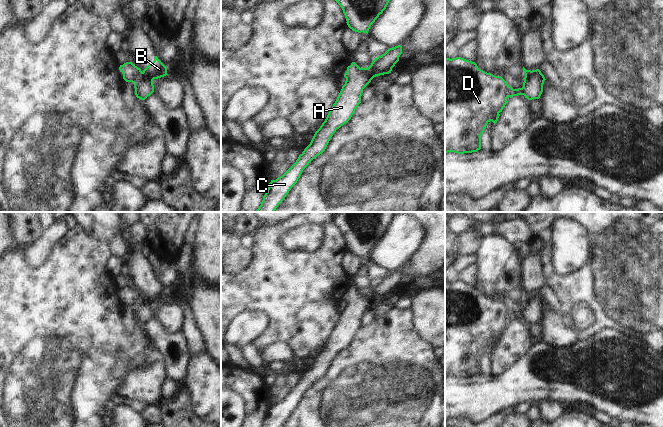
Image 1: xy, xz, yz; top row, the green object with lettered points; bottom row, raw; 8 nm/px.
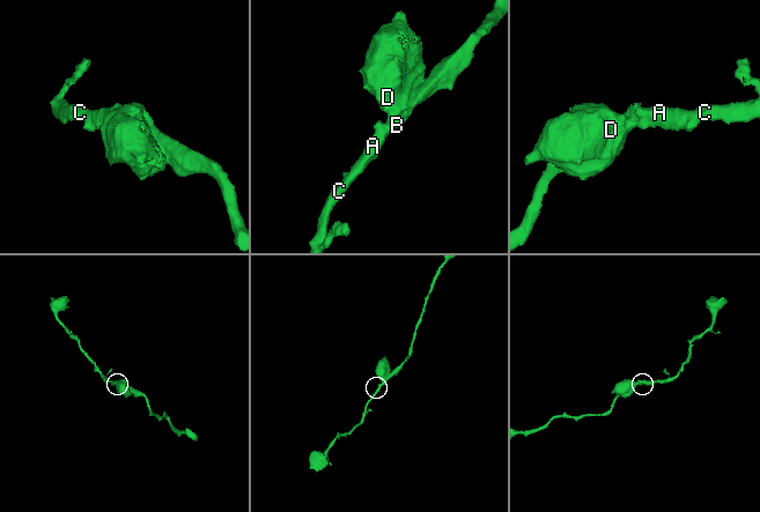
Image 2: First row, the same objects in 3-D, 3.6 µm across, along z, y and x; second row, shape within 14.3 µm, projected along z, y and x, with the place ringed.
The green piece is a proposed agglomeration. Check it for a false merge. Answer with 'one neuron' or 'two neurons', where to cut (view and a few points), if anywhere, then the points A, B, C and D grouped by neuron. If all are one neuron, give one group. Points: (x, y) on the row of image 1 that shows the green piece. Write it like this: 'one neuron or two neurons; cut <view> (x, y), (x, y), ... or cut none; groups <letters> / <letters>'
two neurons; cut xy (142, 72), (153, 79); groups A C D / B

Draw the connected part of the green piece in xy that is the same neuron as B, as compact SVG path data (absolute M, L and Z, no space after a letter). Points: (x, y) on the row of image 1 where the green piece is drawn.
M155 56L154 61L143 70L143 73L153 80L168 75L167 67L158 59L157 56Z

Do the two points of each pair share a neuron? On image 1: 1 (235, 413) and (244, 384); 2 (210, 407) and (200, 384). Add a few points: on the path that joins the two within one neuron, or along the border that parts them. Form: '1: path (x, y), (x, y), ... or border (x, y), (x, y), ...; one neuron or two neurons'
1: border (233, 391), (235, 393); two neurons
2: path (210, 401), (210, 394), (206, 390); one neuron

